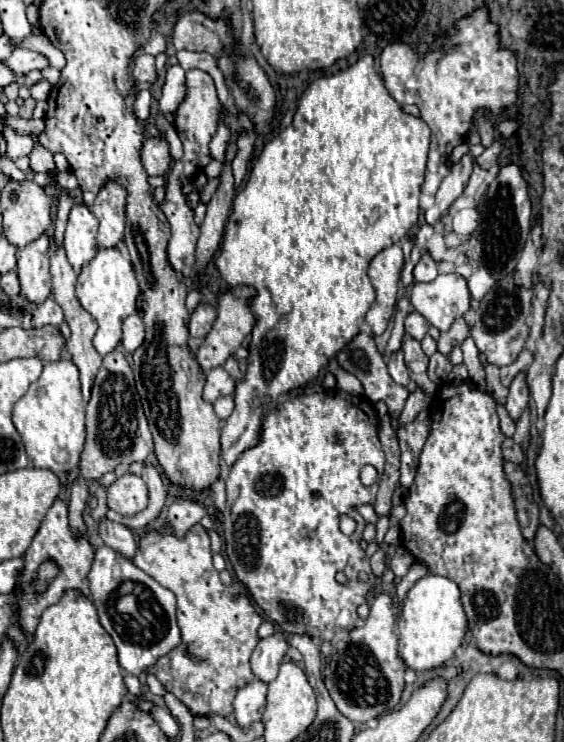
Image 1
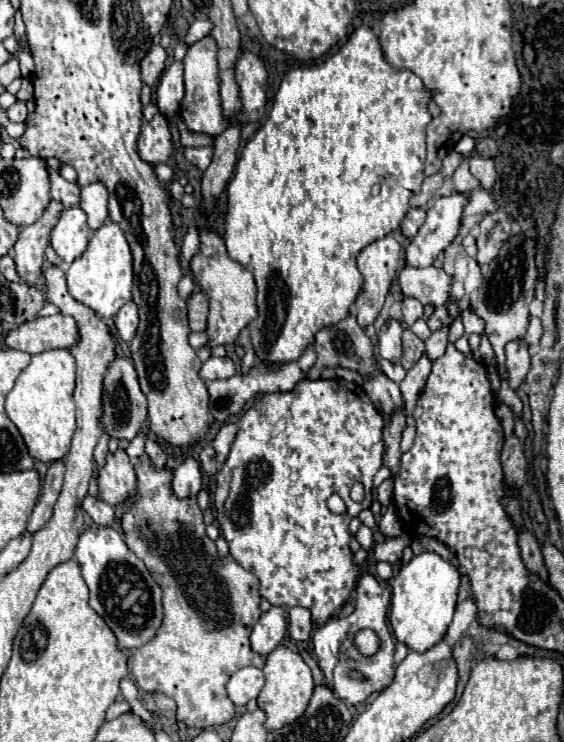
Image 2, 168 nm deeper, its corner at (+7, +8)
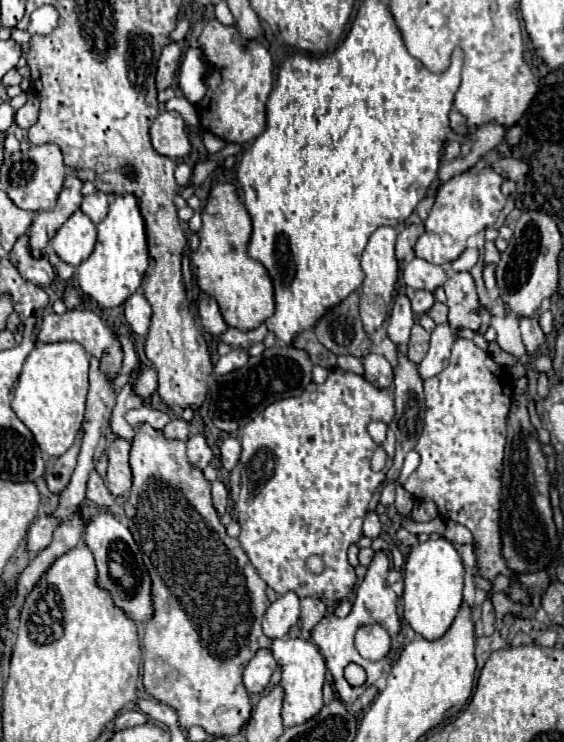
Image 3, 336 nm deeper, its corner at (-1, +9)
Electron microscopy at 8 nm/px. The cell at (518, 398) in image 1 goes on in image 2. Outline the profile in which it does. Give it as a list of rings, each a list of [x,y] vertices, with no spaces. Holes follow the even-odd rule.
[[[516,339],[506,345],[506,367],[510,375],[508,379],[510,387],[518,389],[530,369],[530,355],[528,355],[528,345],[524,339]]]

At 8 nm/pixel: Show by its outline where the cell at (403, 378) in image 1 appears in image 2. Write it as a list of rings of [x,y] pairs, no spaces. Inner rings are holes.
[[[390,319],[380,331],[378,331],[378,355],[396,363],[402,355],[402,323],[396,319]]]

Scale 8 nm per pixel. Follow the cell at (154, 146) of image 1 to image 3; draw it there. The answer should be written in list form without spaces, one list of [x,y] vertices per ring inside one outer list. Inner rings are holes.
[[[162,112],[156,116],[150,128],[152,146],[158,154],[178,160],[190,152],[190,140],[186,134],[186,124],[178,112]]]

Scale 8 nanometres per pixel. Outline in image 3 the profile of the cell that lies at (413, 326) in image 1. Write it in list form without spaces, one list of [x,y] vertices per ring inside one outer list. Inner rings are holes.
[[[416,290],[412,294],[412,310],[416,314],[426,314],[432,306],[434,306],[434,294],[428,292],[428,290]]]

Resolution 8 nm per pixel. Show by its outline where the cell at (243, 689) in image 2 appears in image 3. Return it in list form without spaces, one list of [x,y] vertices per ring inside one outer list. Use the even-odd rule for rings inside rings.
[[[258,650],[256,656],[244,668],[244,688],[248,694],[258,694],[268,684],[276,662],[268,650]]]

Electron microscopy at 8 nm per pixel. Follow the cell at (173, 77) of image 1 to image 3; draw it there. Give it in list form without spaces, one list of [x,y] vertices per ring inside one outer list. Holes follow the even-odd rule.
[[[198,48],[186,50],[184,60],[180,64],[180,72],[178,72],[178,86],[192,104],[200,102],[206,94],[204,72],[206,72],[206,66],[202,62],[200,50]]]

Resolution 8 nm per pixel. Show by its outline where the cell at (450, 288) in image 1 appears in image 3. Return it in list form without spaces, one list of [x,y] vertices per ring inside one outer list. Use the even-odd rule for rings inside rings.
[[[414,258],[408,264],[404,264],[402,266],[402,278],[404,278],[406,286],[410,286],[410,288],[430,290],[430,292],[444,286],[446,280],[448,280],[442,266],[430,264],[430,262],[422,260],[422,258]]]

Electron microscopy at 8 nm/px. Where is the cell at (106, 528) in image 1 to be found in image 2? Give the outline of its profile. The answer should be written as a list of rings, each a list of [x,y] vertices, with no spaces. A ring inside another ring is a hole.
[[[86,495],[84,501],[82,501],[82,509],[94,519],[94,523],[98,525],[112,525],[114,523],[114,507],[92,497],[92,495]]]

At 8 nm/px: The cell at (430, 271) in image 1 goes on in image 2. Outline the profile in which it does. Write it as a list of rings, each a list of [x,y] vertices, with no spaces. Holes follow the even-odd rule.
[[[464,193],[436,197],[426,211],[426,221],[406,247],[406,263],[430,267],[434,259],[454,241],[460,231],[462,211],[468,203]]]

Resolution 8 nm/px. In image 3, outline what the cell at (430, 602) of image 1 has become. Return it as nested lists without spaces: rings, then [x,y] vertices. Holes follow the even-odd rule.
[[[432,536],[428,542],[420,542],[410,550],[404,568],[404,618],[410,628],[426,640],[440,638],[454,622],[462,604],[464,564],[452,542],[440,536]]]

